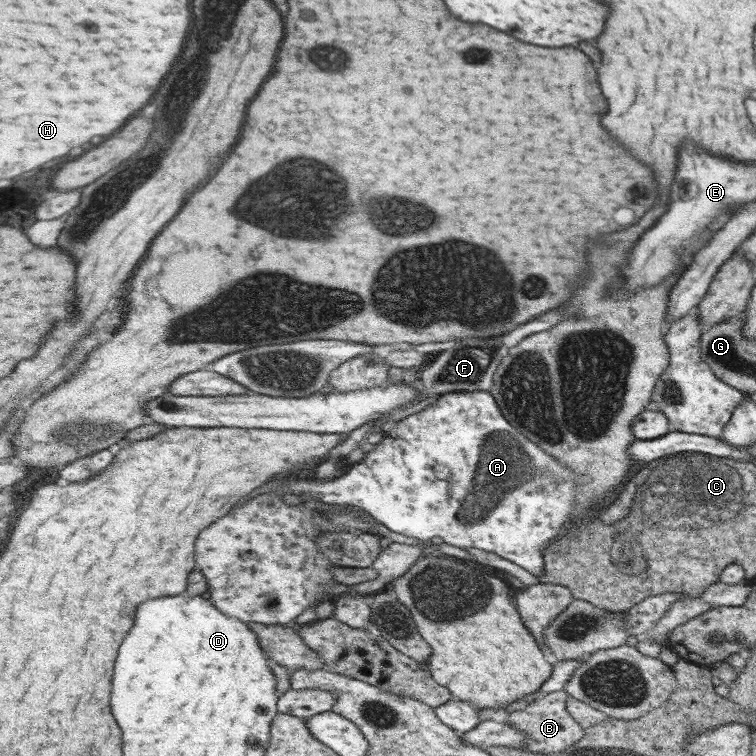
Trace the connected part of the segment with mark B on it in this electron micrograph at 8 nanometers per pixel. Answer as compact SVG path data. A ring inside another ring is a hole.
M560 692L557 696L544 697L532 704L511 711L507 718L507 724L525 735L526 744L523 746L529 752L535 754L557 754L567 747L575 745L585 735L585 729L571 716L566 709L566 702L569 696Z

